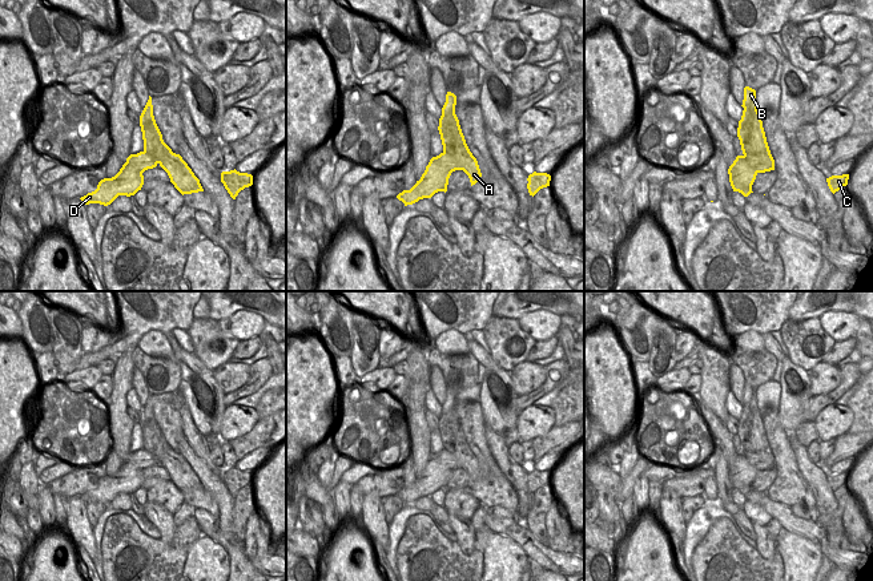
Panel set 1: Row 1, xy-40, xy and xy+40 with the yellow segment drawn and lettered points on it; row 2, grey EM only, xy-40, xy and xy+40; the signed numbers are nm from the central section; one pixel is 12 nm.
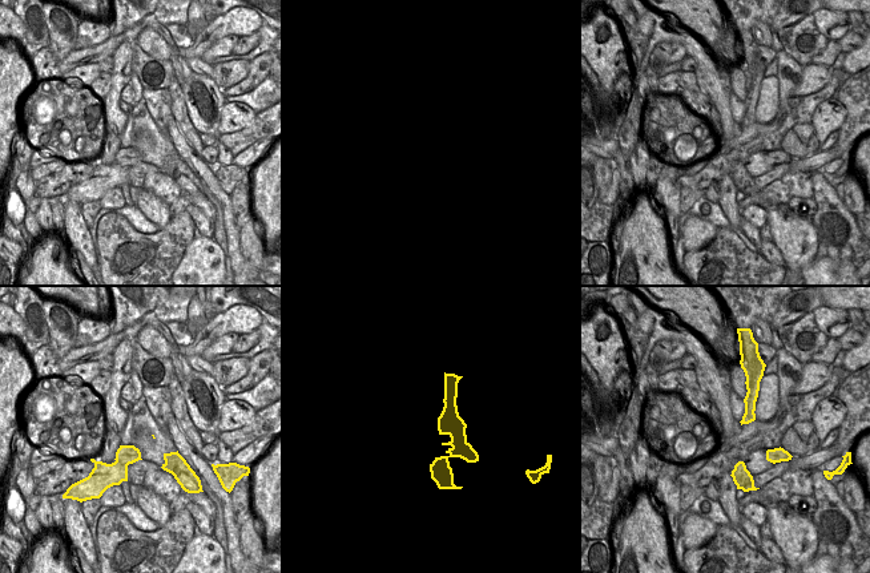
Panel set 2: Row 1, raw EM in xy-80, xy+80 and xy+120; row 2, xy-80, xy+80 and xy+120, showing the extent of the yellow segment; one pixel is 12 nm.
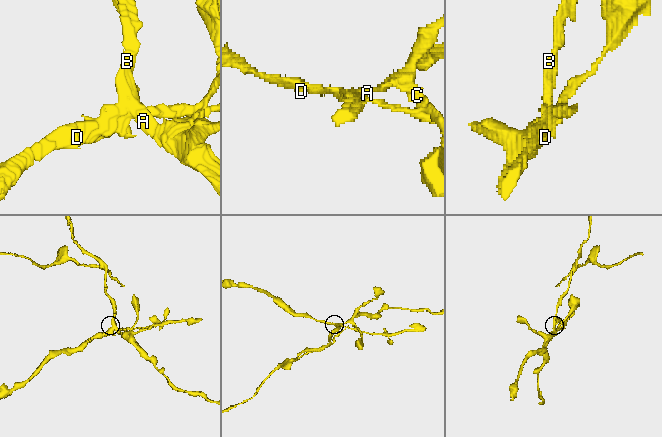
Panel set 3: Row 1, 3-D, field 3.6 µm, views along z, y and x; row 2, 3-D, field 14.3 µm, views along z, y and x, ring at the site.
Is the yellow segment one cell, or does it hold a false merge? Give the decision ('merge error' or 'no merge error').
merge error

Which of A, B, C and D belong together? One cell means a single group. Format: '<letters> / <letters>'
A B C / D

